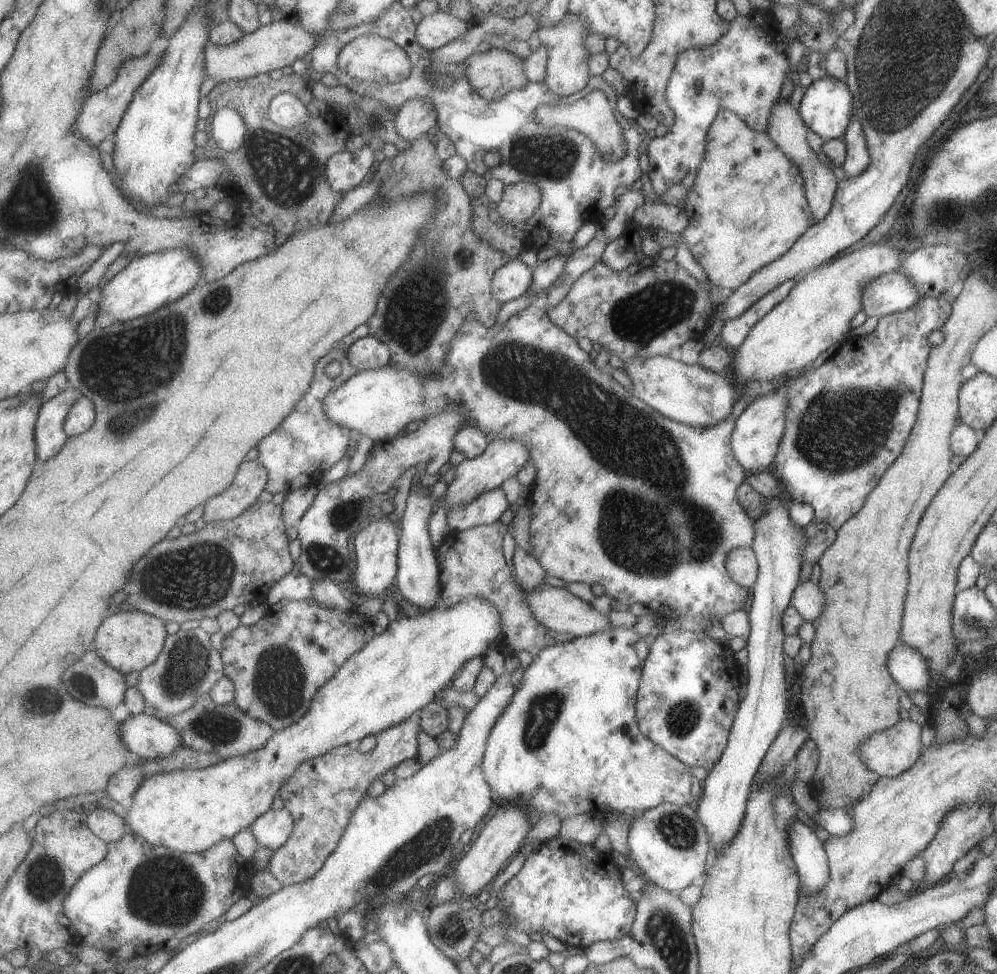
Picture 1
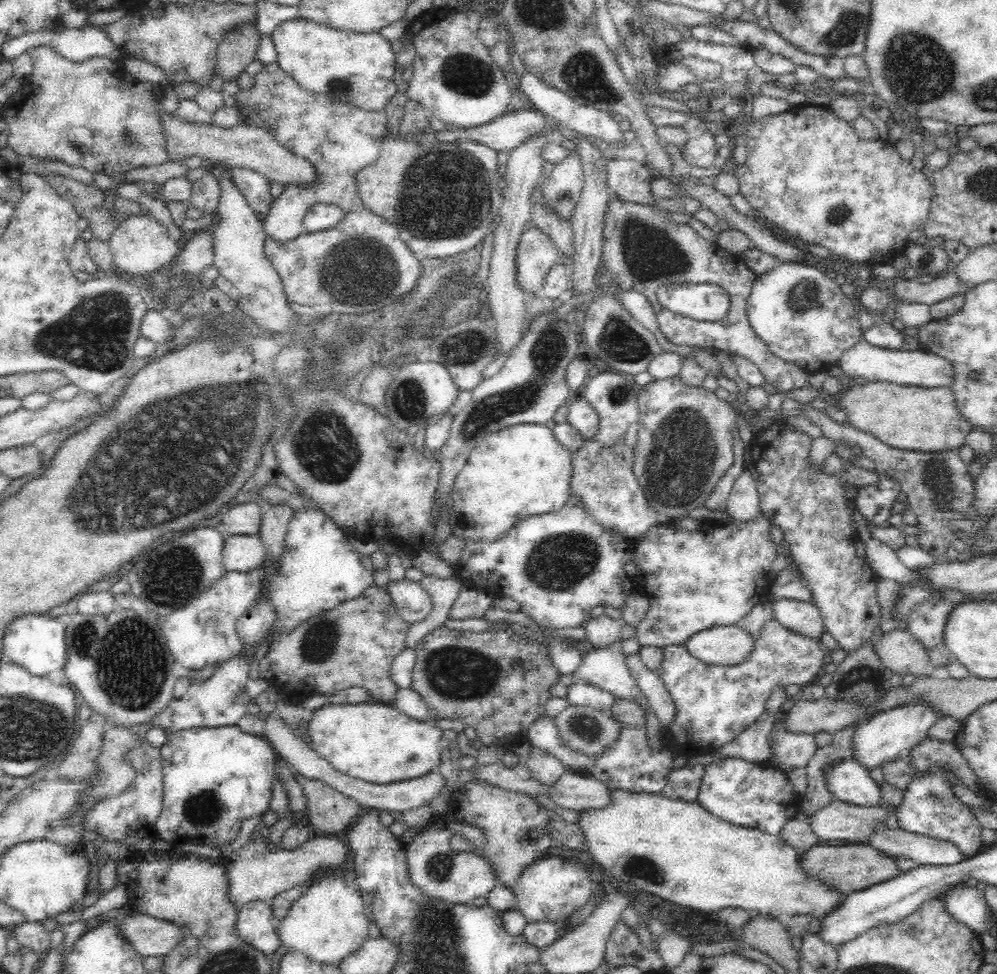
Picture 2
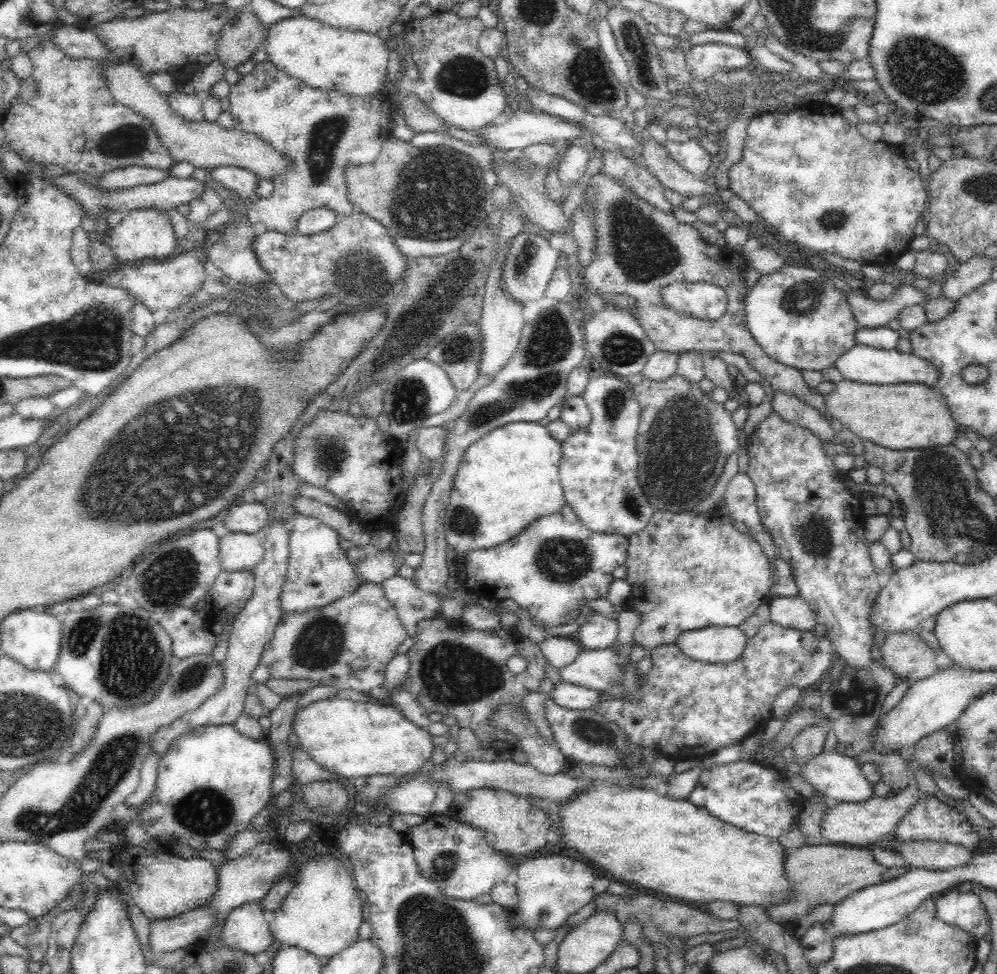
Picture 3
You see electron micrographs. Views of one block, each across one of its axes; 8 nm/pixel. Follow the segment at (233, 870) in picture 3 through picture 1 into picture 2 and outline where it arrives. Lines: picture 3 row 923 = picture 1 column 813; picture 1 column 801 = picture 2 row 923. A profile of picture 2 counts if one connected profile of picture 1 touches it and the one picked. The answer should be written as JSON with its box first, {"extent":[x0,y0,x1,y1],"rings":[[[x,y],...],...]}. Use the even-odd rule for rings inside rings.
{"extent":[118,914,187,957],"rings":[[[146,914],[118,921],[118,927],[142,957],[166,955],[187,938],[182,925]]]}

